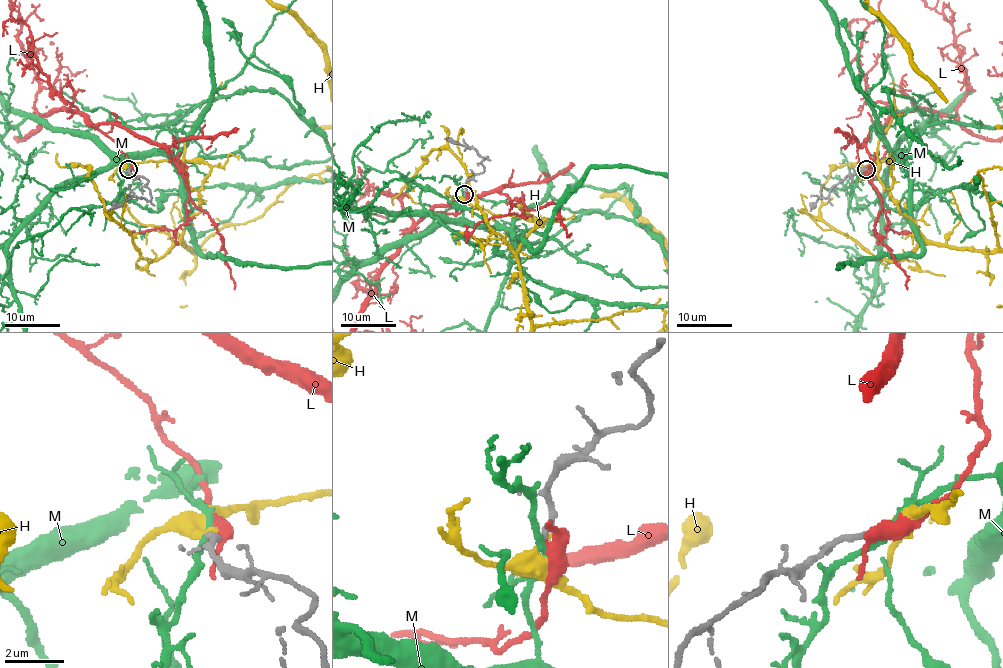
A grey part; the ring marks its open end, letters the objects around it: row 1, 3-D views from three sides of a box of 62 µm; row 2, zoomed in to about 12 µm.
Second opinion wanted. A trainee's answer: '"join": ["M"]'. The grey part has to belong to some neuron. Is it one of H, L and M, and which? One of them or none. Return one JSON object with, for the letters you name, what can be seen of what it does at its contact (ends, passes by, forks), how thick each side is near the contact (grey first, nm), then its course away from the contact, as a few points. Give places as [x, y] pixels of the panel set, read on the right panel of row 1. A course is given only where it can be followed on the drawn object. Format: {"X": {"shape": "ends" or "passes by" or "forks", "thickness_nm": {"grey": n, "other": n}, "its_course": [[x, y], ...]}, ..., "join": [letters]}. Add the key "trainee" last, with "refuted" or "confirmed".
{"L": {"shape": "passes by", "thickness_nm": {"grey": 190, "other": 420}}, "join": ["L"], "trainee": "refuted"}

